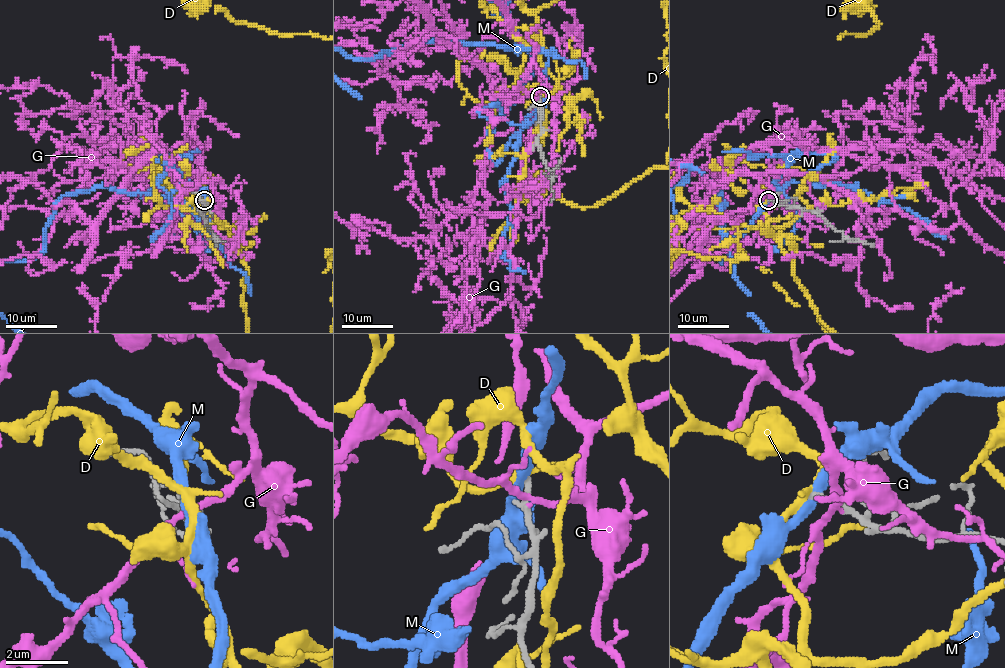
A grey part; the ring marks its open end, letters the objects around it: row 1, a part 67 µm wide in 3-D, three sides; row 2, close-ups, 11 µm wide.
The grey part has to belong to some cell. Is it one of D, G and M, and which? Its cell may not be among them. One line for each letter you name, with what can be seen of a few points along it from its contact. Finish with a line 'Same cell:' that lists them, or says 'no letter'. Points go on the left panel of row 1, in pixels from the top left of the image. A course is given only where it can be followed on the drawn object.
Same cell: no letter

